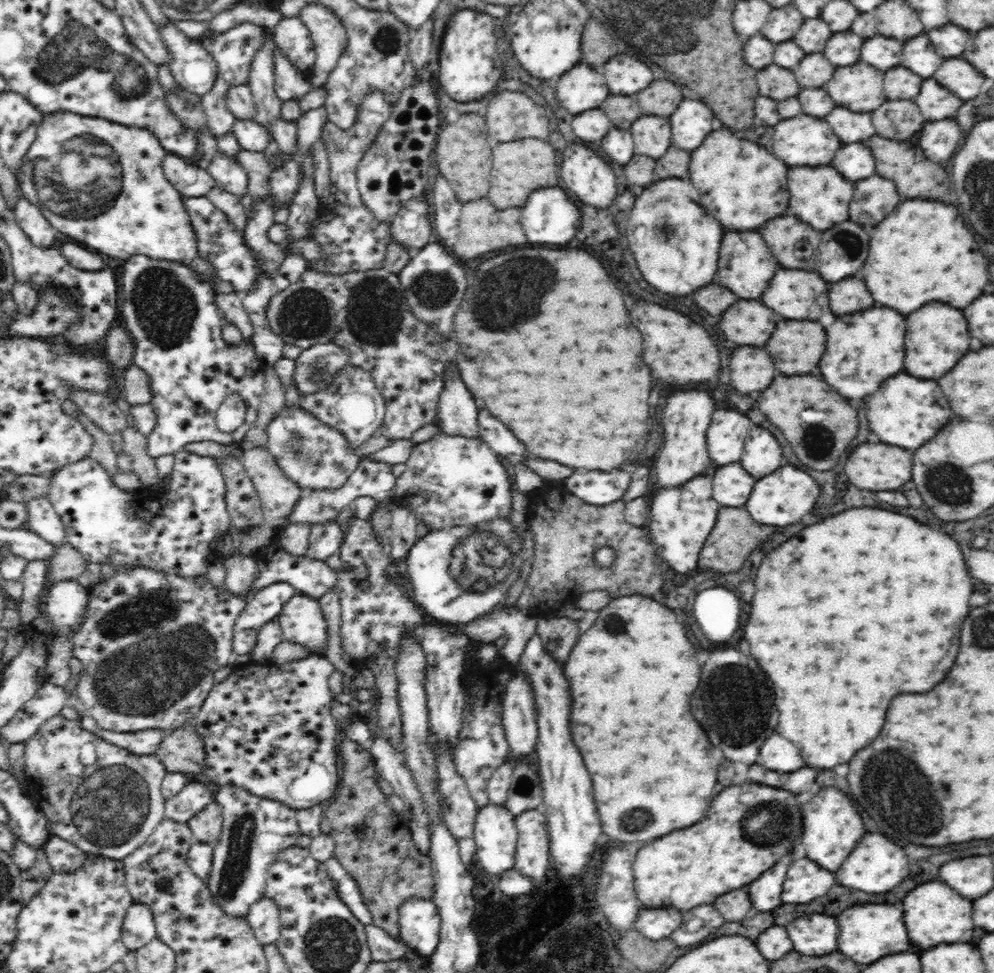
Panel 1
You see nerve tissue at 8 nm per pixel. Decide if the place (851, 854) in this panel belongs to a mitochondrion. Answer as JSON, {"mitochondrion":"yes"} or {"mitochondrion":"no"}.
{"mitochondrion":"no"}

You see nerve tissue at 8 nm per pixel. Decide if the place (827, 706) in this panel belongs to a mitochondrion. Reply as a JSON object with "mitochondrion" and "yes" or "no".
{"mitochondrion":"no"}

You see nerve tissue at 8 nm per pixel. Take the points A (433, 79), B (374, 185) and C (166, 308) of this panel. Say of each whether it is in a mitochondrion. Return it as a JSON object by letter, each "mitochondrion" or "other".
{"A":"other","B":"other","C":"mitochondrion"}

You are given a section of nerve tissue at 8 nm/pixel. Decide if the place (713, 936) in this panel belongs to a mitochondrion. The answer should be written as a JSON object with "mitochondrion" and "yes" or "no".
{"mitochondrion":"no"}

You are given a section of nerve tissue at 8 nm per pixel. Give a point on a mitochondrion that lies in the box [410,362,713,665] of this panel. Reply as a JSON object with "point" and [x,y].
{"point":[482,563]}

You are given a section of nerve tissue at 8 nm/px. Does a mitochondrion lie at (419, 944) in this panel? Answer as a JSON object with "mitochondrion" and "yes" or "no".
{"mitochondrion":"no"}

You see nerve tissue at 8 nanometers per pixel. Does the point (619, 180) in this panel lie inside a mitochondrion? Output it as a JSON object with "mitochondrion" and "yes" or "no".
{"mitochondrion":"no"}

